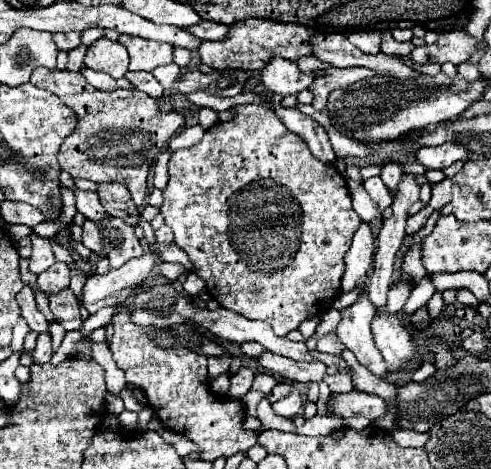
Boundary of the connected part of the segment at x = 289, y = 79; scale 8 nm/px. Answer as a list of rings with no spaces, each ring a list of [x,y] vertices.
[[[278,55],[272,57],[262,69],[262,85],[282,97],[306,91],[312,81],[314,77],[310,73],[302,73],[294,61],[282,59]]]

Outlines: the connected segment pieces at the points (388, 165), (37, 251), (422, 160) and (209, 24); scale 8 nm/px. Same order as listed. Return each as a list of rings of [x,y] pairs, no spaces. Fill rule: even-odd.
[[[386,159],[384,165],[382,165],[382,171],[380,171],[380,177],[386,183],[386,187],[394,193],[398,183],[400,183],[400,179],[402,179],[402,169],[400,169],[400,165],[396,161]]]
[[[30,233],[30,239],[32,239],[30,271],[32,271],[32,273],[42,273],[42,271],[46,271],[48,267],[52,267],[52,265],[56,263],[54,251],[52,251],[50,241],[48,241],[46,237],[40,237],[40,235]]]
[[[442,143],[438,147],[422,147],[416,153],[416,159],[426,169],[446,169],[448,165],[456,161],[464,161],[468,157],[470,149],[466,149],[462,143]]]
[[[206,19],[202,23],[196,23],[194,27],[184,27],[184,29],[190,31],[192,35],[198,35],[198,39],[202,39],[202,41],[220,41],[228,33],[226,25],[214,23],[214,21],[206,21]]]

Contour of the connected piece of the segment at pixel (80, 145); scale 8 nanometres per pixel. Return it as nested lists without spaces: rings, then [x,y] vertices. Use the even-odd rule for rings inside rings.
[[[36,67],[30,75],[30,83],[58,95],[62,99],[62,103],[66,103],[78,115],[78,131],[74,131],[74,135],[68,135],[68,139],[64,139],[64,143],[58,151],[60,167],[64,171],[68,171],[74,179],[90,179],[96,183],[112,183],[112,181],[126,183],[126,189],[130,191],[132,201],[136,203],[136,207],[140,207],[144,203],[146,191],[148,191],[146,189],[148,169],[150,169],[154,157],[158,155],[158,149],[162,149],[176,135],[176,131],[184,125],[184,113],[180,113],[176,109],[172,109],[168,113],[158,111],[158,101],[148,97],[142,91],[124,91],[124,89],[118,89],[112,93],[96,91],[80,73],[70,73],[70,71],[60,71],[60,69]],[[132,155],[134,155],[134,163],[122,161]]]

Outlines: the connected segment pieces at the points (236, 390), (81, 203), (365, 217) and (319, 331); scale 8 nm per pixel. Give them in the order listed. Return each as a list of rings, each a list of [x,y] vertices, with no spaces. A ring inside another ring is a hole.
[[[242,367],[234,377],[230,377],[232,381],[232,387],[230,387],[230,397],[232,399],[242,399],[250,387],[252,387],[252,381],[254,381],[254,371],[248,369],[248,367]]]
[[[76,191],[76,207],[78,211],[90,219],[90,221],[102,221],[108,215],[104,213],[104,207],[98,201],[98,195],[94,191]]]
[[[348,179],[348,189],[352,193],[352,207],[354,211],[362,217],[362,221],[372,221],[380,215],[376,203],[370,199],[370,195],[362,189],[362,183],[360,181],[354,181],[354,179]]]
[[[334,308],[328,309],[328,311],[322,315],[322,323],[317,327],[314,337],[318,340],[324,335],[335,331],[338,326],[338,321],[340,321],[340,313],[334,311]],[[332,317],[336,317],[336,321],[334,321]]]

